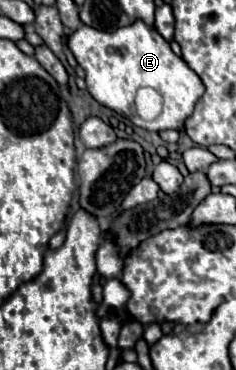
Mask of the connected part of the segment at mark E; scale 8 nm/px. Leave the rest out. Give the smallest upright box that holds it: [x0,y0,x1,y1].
[69,21,205,131]

